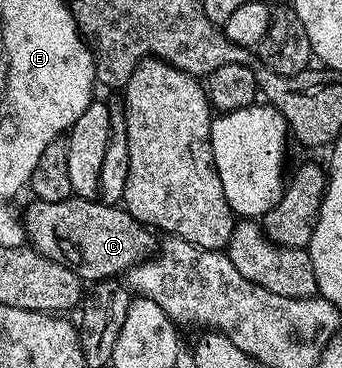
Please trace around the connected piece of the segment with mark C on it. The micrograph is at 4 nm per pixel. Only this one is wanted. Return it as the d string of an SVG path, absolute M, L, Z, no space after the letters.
M76 196L60 203L31 202L26 213L24 209L26 241L40 255L71 269L83 282L97 283L124 275L139 261L150 260L160 248L159 238L118 205Z

